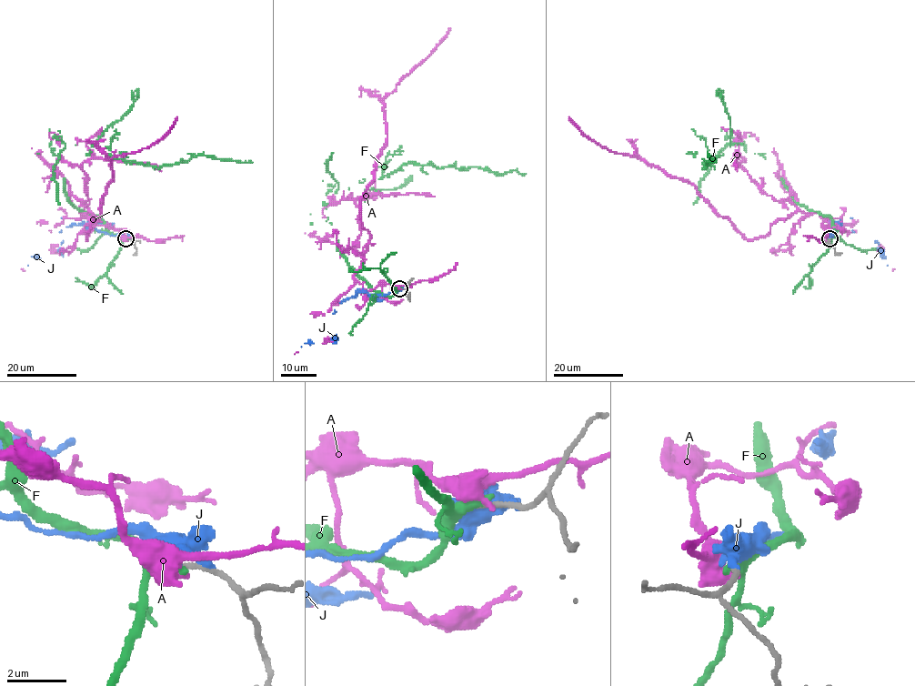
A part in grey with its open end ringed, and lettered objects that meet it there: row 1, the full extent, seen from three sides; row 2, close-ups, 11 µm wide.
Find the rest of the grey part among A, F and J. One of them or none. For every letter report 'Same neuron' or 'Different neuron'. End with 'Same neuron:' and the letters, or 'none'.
A: Different neuron
F: Same neuron
J: Different neuron
Same neuron: F

